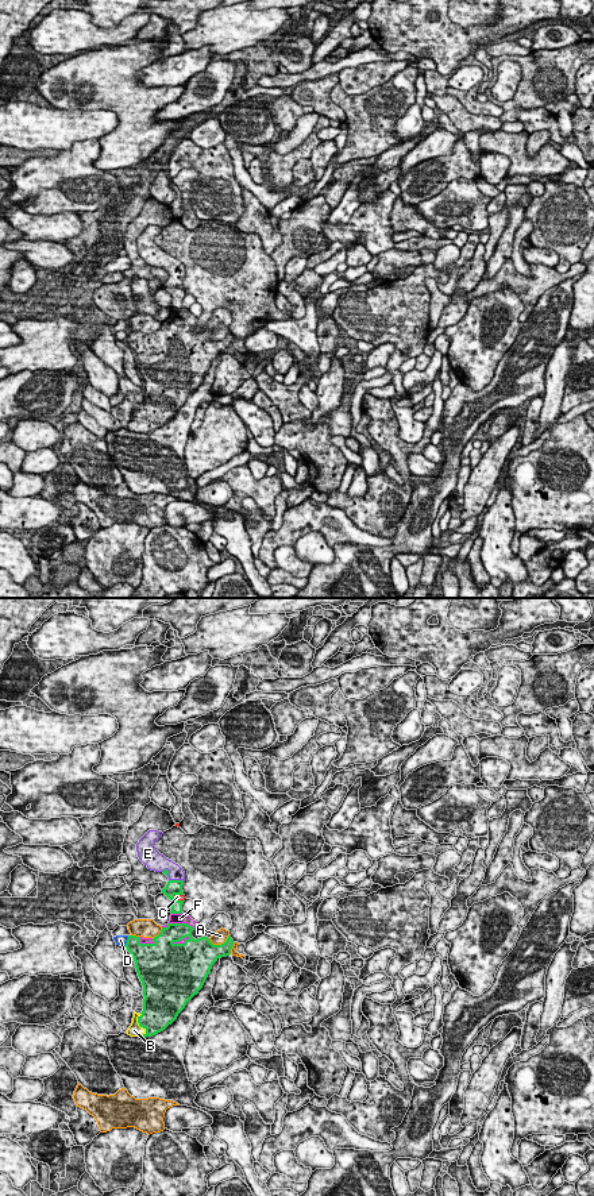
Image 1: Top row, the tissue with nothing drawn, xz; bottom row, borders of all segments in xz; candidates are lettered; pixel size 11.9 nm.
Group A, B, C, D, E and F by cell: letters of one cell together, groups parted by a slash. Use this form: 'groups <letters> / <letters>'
groups A / B C E F / D

